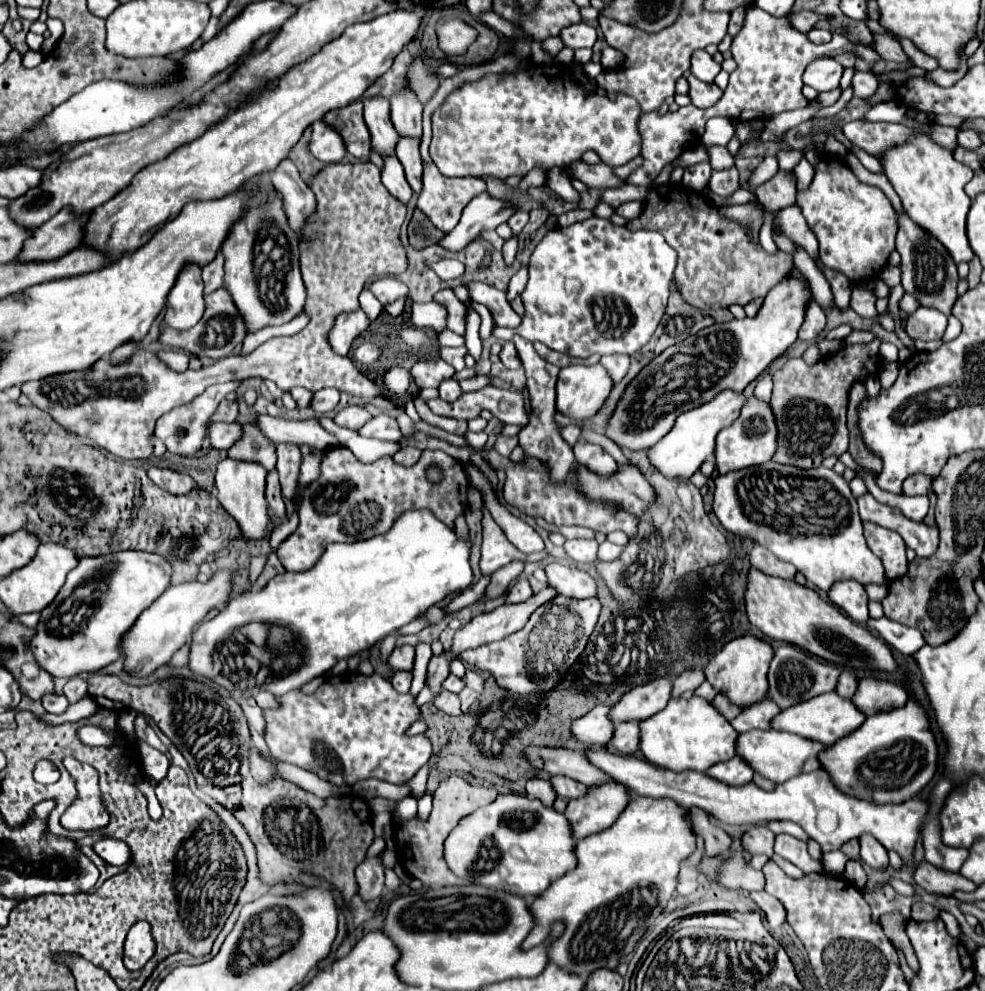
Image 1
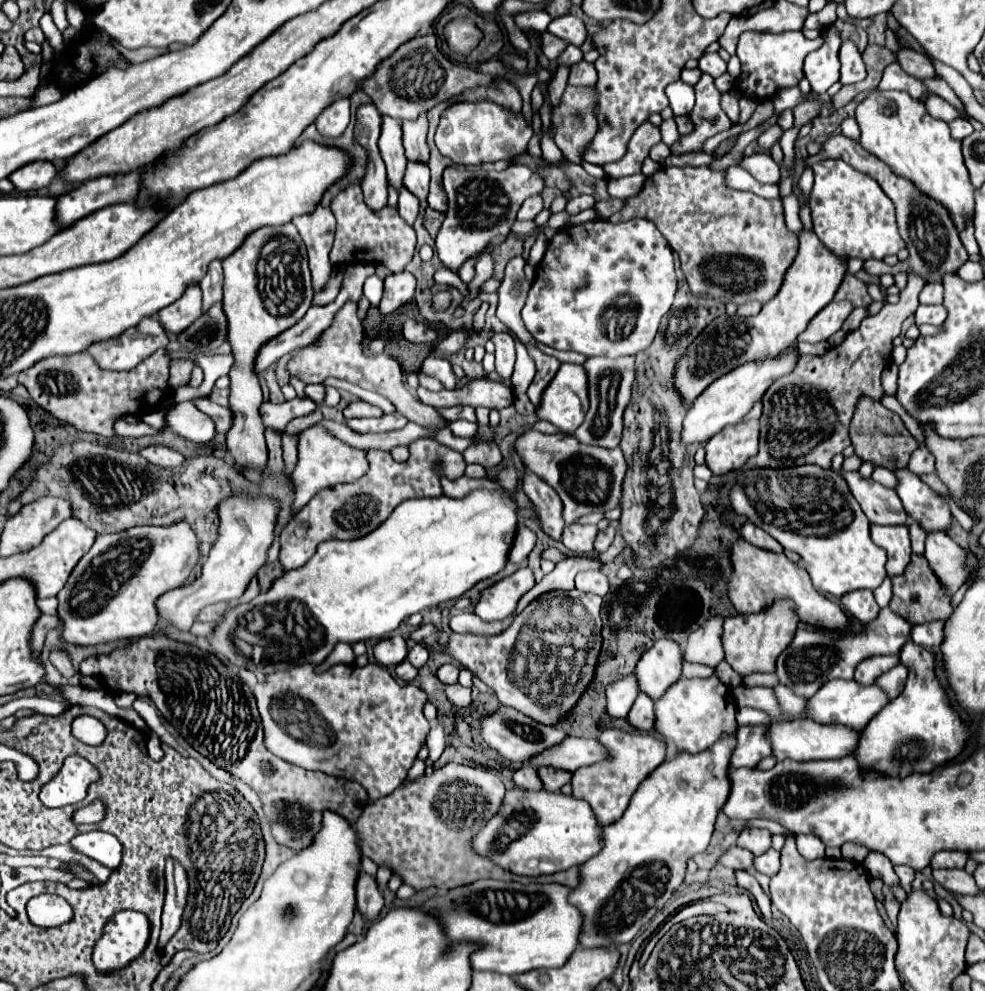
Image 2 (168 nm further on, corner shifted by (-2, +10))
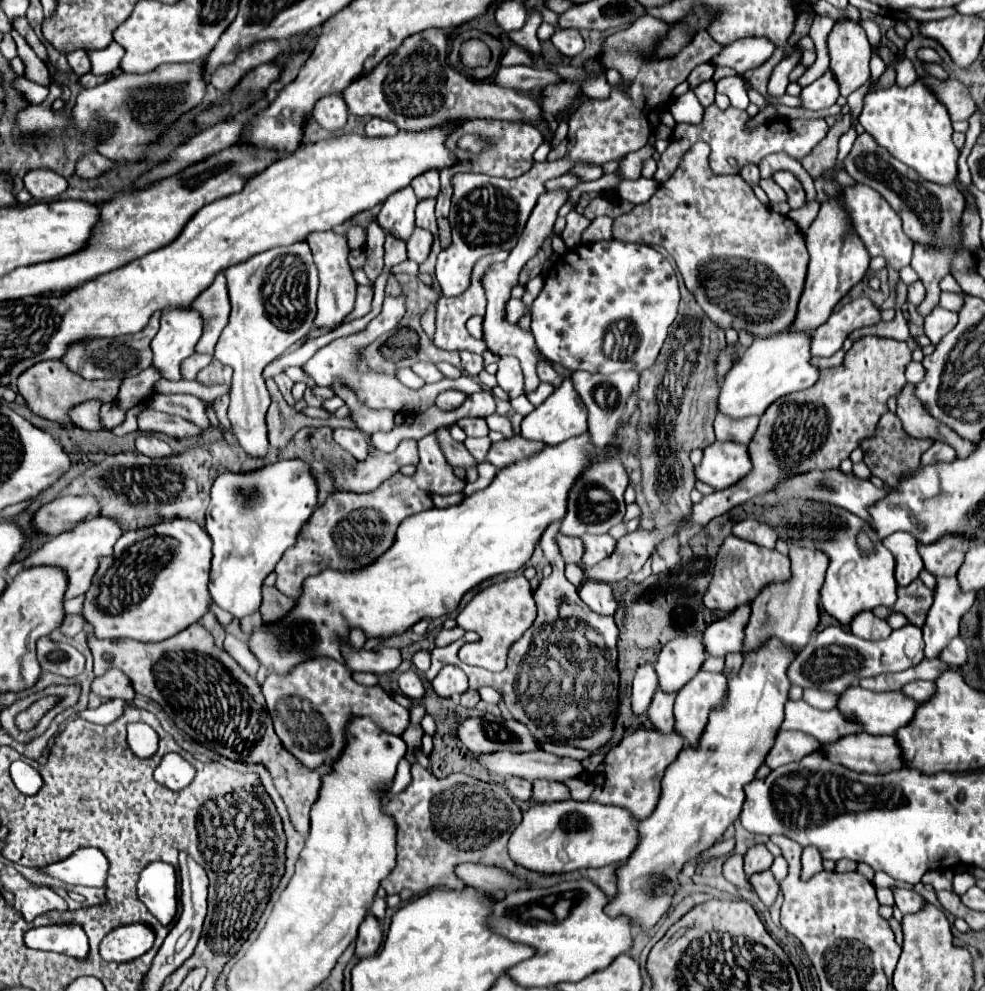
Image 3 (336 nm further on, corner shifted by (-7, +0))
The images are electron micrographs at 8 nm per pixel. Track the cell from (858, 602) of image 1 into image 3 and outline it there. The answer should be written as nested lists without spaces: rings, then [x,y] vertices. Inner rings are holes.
[[[872,612],[858,614],[858,618],[852,620],[850,628],[852,628],[852,634],[856,634],[858,638],[864,638],[864,640],[884,640],[892,632],[890,624],[886,620],[876,618]]]

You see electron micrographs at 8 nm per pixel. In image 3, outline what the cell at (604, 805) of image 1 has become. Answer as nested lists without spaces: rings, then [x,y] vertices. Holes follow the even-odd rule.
[[[640,728],[626,736],[616,748],[612,748],[604,762],[592,774],[594,792],[592,800],[600,804],[614,804],[630,810],[636,820],[644,820],[654,812],[660,794],[660,782],[666,768],[676,760],[678,752],[684,748],[684,738],[676,732],[662,734],[654,728]]]

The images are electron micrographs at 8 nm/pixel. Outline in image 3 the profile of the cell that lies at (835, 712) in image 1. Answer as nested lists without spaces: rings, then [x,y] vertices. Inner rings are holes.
[[[860,686],[852,688],[852,690],[846,690],[842,696],[840,696],[840,702],[838,702],[838,710],[848,718],[848,720],[854,720],[854,722],[860,722],[864,726],[866,732],[870,734],[894,734],[896,730],[908,726],[914,718],[914,712],[920,704],[914,702],[910,696],[906,696],[904,692],[872,692],[872,690],[864,690]]]

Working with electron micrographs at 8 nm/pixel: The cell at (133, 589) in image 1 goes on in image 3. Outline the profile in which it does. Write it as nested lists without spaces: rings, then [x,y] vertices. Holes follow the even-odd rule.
[[[164,520],[160,524],[126,530],[114,546],[114,554],[100,560],[100,568],[86,592],[82,616],[92,624],[96,638],[132,638],[138,642],[166,640],[190,624],[196,624],[210,608],[208,574],[212,542],[194,520]]]

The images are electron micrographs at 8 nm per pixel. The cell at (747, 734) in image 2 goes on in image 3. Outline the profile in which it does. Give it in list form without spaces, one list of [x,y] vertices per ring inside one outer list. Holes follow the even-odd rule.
[[[780,730],[778,736],[776,736],[776,742],[774,742],[774,748],[766,756],[766,764],[772,770],[776,770],[778,766],[784,766],[784,764],[790,764],[790,762],[796,762],[796,760],[804,758],[806,754],[818,750],[820,746],[822,744],[806,732]]]

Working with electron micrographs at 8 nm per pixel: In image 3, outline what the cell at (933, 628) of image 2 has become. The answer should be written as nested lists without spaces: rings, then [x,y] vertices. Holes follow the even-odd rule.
[[[956,636],[950,644],[948,644],[948,650],[940,654],[940,660],[946,662],[946,664],[952,664],[952,666],[964,666],[968,662],[968,648],[966,644],[962,642],[960,636]]]

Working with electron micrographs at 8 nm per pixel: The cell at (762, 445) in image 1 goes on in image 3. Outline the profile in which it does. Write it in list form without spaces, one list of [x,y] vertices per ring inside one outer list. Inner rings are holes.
[[[712,442],[704,448],[702,462],[694,468],[696,478],[722,490],[742,480],[752,470],[748,448],[738,442]]]

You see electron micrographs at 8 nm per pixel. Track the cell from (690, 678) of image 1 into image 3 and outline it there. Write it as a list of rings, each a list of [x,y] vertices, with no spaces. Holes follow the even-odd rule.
[[[750,602],[746,606],[738,606],[738,610],[730,612],[726,618],[712,622],[704,630],[704,644],[712,656],[724,656],[726,652],[742,652],[744,644],[744,628],[750,620]]]

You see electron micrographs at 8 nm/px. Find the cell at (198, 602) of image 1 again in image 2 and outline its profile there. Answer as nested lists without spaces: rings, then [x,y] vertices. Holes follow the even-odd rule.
[[[235,496],[231,500],[223,500],[219,504],[219,520],[221,520],[219,538],[203,564],[201,576],[197,576],[193,582],[187,580],[185,584],[181,584],[181,588],[173,588],[163,596],[159,596],[157,600],[159,620],[165,626],[185,632],[191,628],[197,614],[205,606],[239,598],[245,592],[251,576],[267,560],[267,550],[273,542],[275,516],[277,516],[277,504],[269,498],[253,500],[247,496]],[[233,502],[237,502],[237,512],[233,510]]]

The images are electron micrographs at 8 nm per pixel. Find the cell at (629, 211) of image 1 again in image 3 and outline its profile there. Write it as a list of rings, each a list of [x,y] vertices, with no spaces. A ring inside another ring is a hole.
[[[608,216],[592,220],[588,230],[582,234],[582,244],[594,244],[600,240],[612,240],[612,218]]]

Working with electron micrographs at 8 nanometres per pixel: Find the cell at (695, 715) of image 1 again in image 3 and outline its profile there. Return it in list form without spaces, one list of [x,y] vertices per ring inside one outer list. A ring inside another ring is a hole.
[[[700,670],[676,696],[674,704],[674,730],[684,736],[686,744],[696,744],[708,722],[710,710],[722,702],[726,676]]]

